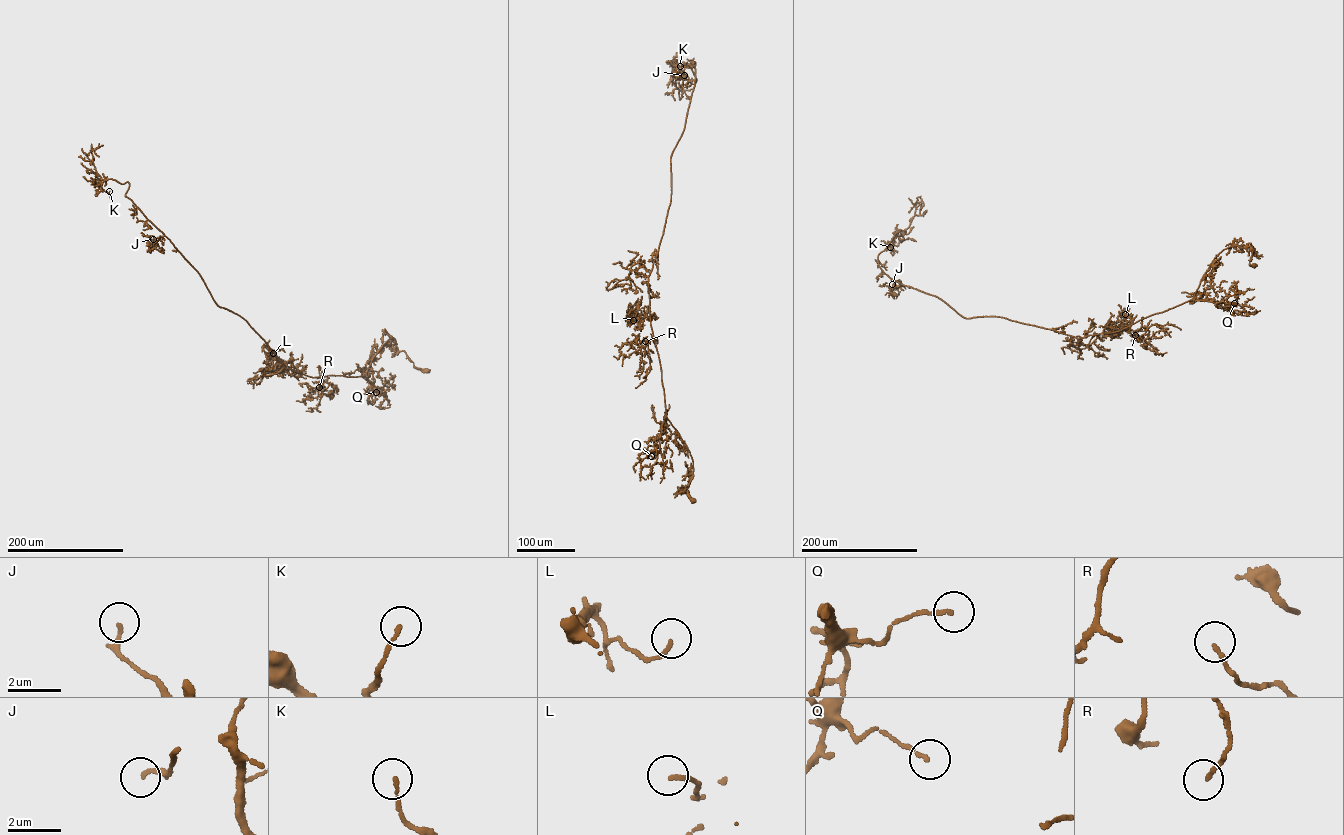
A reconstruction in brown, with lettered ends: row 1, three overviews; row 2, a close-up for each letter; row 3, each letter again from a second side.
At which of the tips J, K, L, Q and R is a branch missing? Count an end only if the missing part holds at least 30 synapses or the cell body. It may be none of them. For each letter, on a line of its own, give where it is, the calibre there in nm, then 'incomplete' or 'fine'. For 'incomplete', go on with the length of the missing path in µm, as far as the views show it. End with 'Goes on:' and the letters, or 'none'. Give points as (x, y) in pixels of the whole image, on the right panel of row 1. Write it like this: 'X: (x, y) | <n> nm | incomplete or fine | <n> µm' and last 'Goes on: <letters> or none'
J: (892, 284) | 180 nm | fine
K: (890, 247) | 140 nm | fine
L: (1125, 314) | 140 nm | fine
Q: (1234, 303) | 130 nm | fine
R: (1135, 335) | 140 nm | fine
Goes on: none

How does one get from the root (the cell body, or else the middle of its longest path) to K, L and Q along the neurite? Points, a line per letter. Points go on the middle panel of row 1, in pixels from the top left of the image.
K: (693, 500), (683, 491), (692, 457), (666, 416), (648, 282), (695, 61), (696, 79), (671, 63), (680, 66)
L: (693, 500), (683, 491), (693, 476), (693, 461), (666, 416), (649, 305), (643, 314), (629, 312), (633, 320)
Q: (693, 500), (689, 492), (683, 491), (693, 476), (692, 457), (666, 417), (659, 449), (651, 452), (651, 456)

